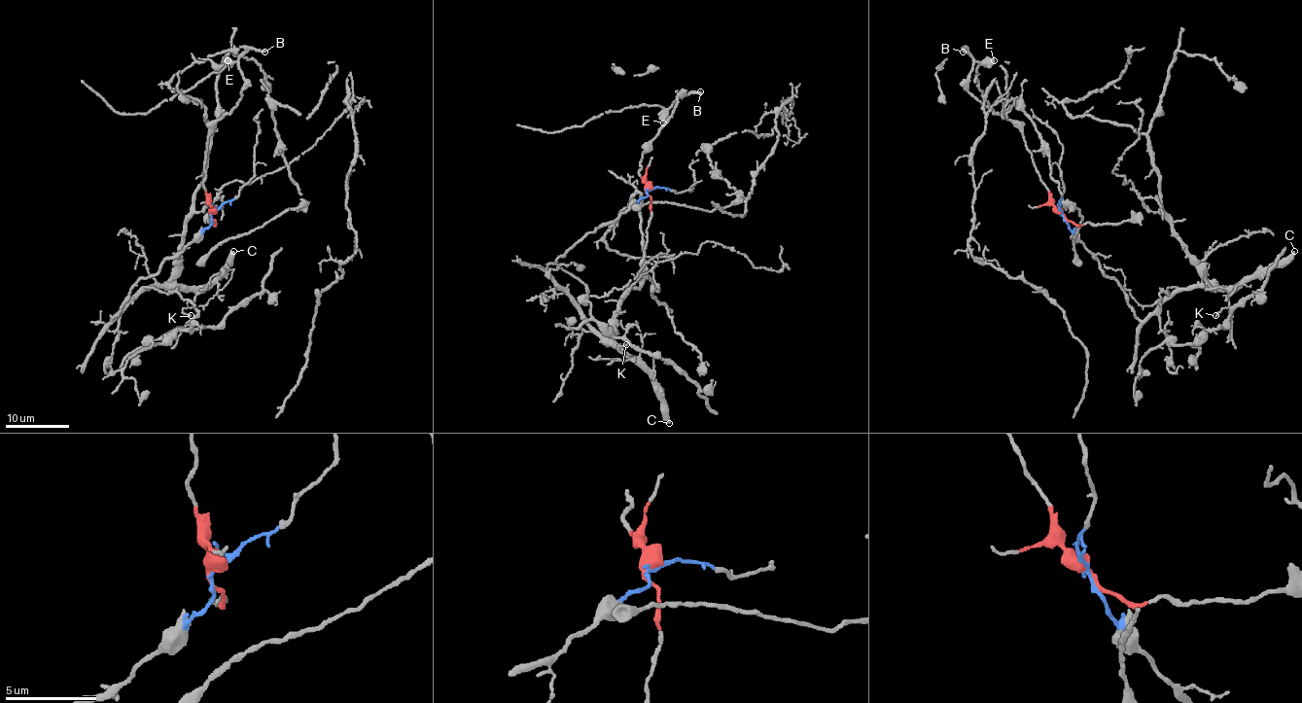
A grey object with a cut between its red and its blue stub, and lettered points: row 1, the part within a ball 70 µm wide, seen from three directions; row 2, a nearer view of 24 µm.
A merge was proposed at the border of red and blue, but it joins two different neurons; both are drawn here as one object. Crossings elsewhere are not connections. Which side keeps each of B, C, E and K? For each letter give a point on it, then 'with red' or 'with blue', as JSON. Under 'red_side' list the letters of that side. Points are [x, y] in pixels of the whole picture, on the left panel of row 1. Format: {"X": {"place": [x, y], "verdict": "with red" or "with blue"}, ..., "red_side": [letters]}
{"B": {"place": [264, 52], "verdict": "with red"}, "C": {"place": [233, 251], "verdict": "with blue"}, "E": {"place": [228, 60], "verdict": "with red"}, "K": {"place": [191, 315], "verdict": "with blue"}, "red_side": ["B", "E"]}

